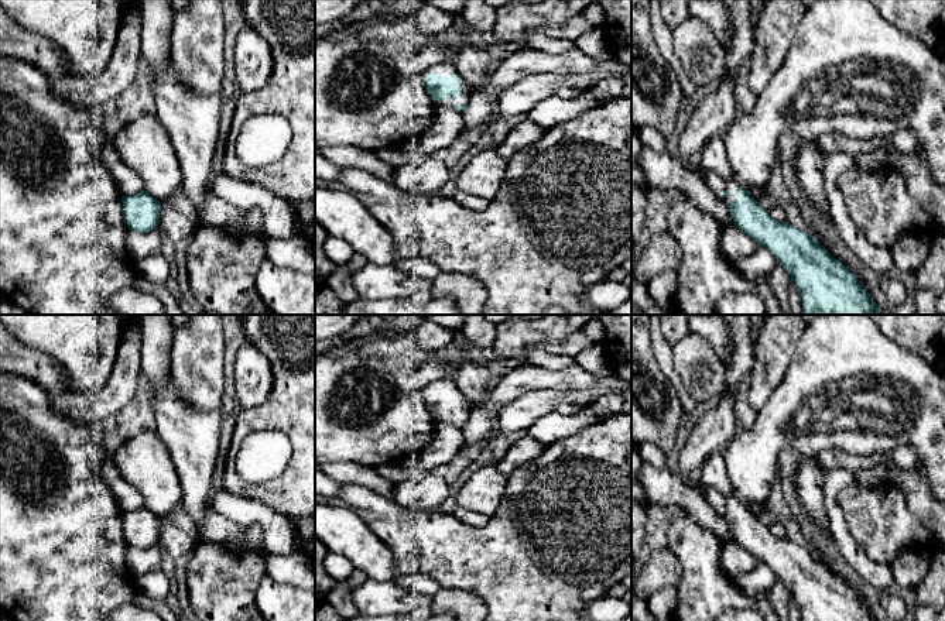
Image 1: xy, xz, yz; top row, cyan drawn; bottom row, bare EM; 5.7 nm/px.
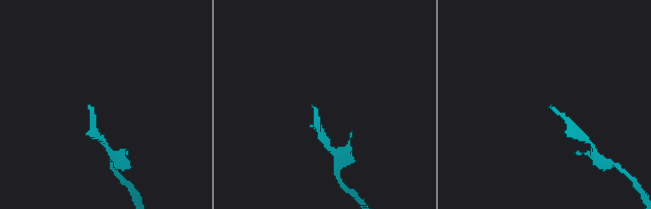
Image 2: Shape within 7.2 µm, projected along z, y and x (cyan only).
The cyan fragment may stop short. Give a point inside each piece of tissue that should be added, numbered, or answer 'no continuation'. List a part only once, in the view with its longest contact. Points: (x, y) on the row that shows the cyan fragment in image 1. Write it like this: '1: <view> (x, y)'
1: xz (444, 68)

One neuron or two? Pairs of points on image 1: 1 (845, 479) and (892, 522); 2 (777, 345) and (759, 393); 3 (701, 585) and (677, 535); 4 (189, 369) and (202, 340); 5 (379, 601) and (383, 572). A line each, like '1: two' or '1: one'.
1: two
2: one
3: one
4: one
5: two

